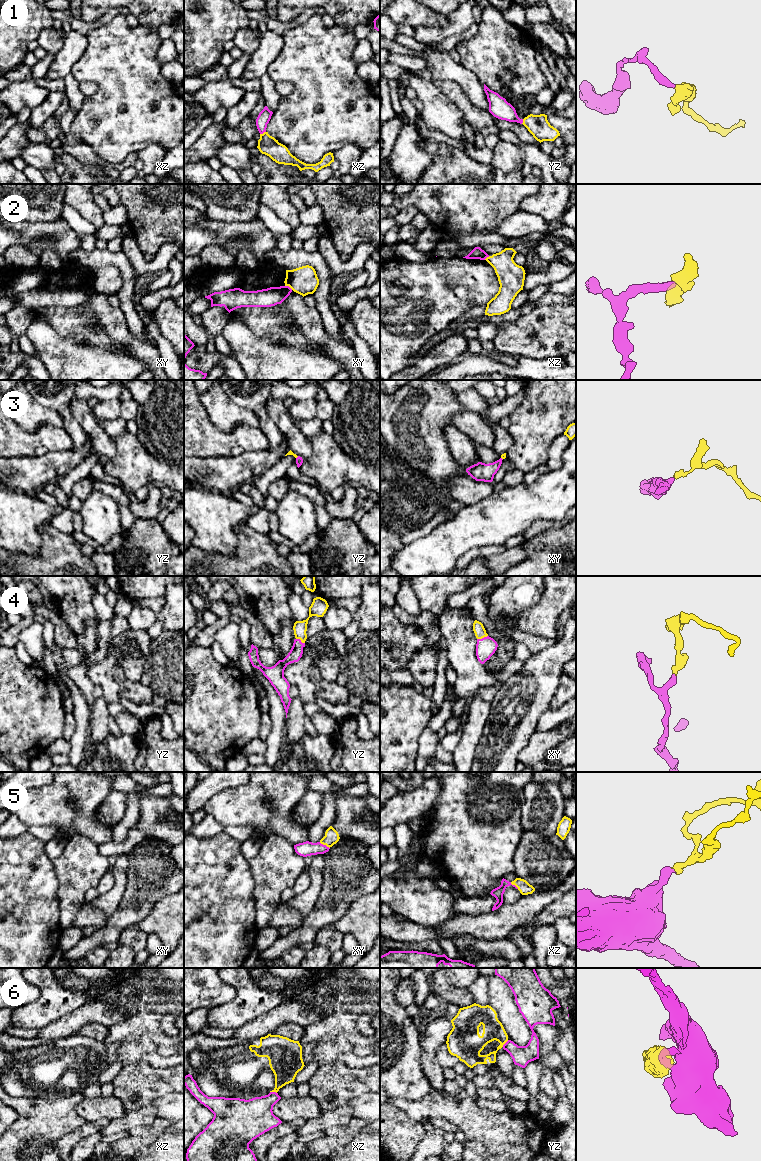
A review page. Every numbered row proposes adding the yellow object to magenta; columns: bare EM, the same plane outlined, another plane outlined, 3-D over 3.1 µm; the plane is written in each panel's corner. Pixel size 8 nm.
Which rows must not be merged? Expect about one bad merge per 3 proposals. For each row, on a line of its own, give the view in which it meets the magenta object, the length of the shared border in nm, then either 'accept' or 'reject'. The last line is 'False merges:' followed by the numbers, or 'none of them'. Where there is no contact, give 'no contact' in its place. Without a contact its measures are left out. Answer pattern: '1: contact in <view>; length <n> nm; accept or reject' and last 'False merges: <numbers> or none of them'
1: contact in xz; length 50 nm; accept
2: contact in xy; length 70 nm; reject
3: contact in yz; length 30 nm; accept
4: contact in xy; length 90 nm; accept
5: contact in xy; length 100 nm; accept
6: contact in xz; length 60 nm; reject
False merges: 2, 6

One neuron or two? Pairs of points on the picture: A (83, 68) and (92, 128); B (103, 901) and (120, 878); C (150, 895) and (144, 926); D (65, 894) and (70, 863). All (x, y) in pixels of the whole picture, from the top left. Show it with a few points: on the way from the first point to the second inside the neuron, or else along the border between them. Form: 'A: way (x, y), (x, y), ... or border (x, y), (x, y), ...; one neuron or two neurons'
A: way (99, 80), (102, 83), (102, 112); one neuron
B: way (109, 897), (120, 884); one neuron
C: border (162, 898), (141, 920), (128, 926); two neurons
D: way (67, 886), (70, 871); one neuron

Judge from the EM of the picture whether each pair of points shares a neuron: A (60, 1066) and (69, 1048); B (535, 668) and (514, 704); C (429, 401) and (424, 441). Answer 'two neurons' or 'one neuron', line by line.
A: one neuron
B: one neuron
C: one neuron

